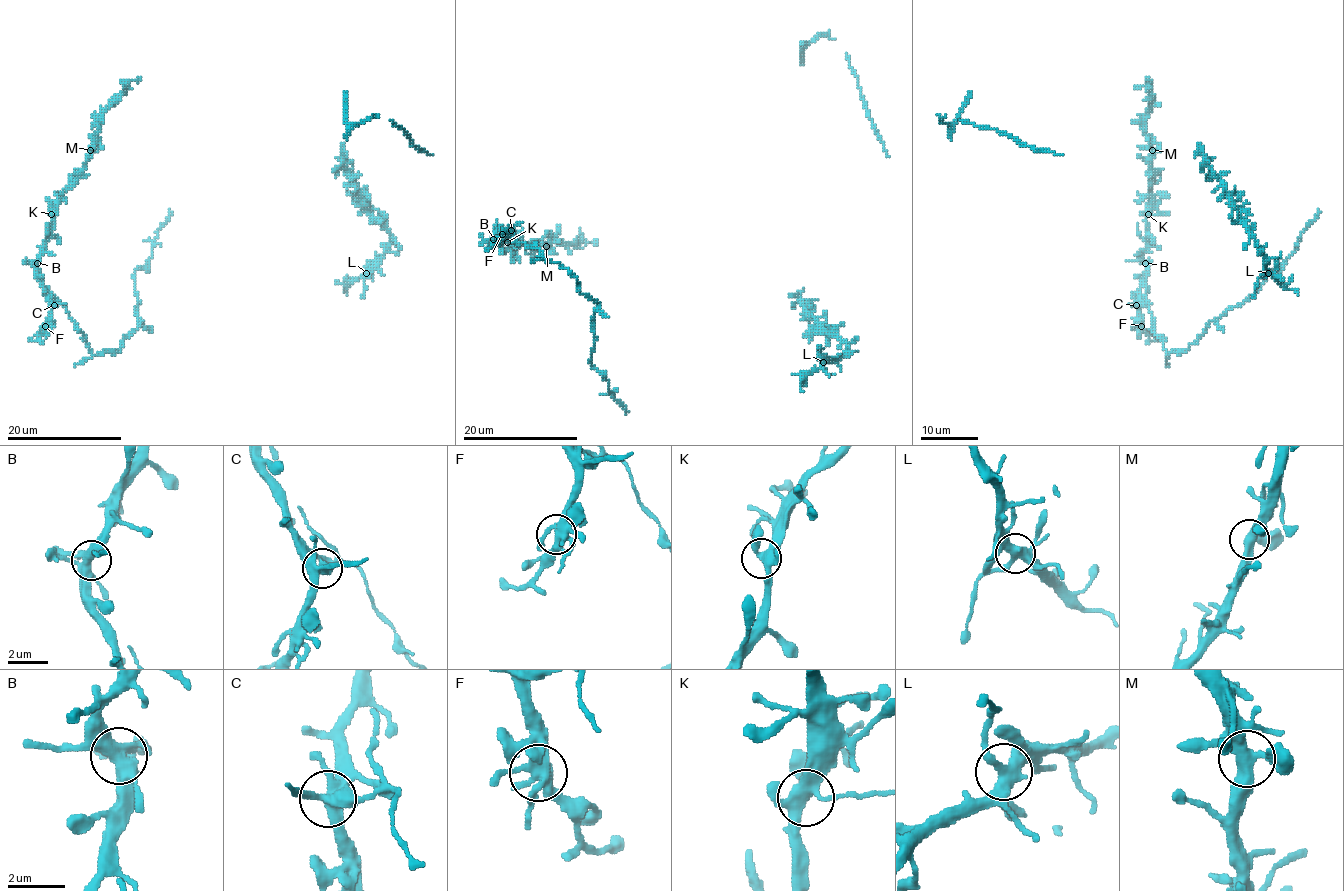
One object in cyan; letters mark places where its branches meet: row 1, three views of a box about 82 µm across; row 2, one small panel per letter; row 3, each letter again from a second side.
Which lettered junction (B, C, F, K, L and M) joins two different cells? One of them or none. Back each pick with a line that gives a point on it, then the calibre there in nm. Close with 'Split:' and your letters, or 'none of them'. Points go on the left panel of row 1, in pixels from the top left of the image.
C: Place: (54, 305). Thickness 460 nm
Split: C

